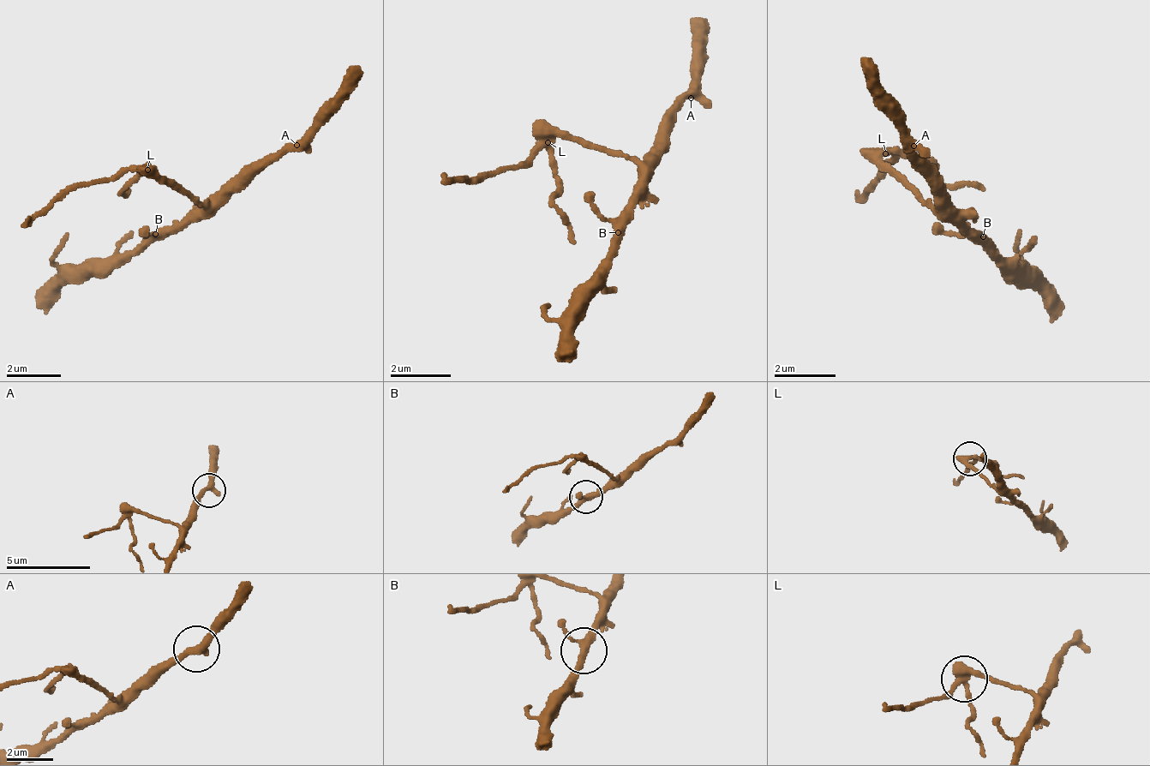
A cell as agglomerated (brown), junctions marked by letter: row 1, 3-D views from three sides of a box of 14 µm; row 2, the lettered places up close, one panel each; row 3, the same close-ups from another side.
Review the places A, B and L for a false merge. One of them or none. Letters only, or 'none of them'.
L

